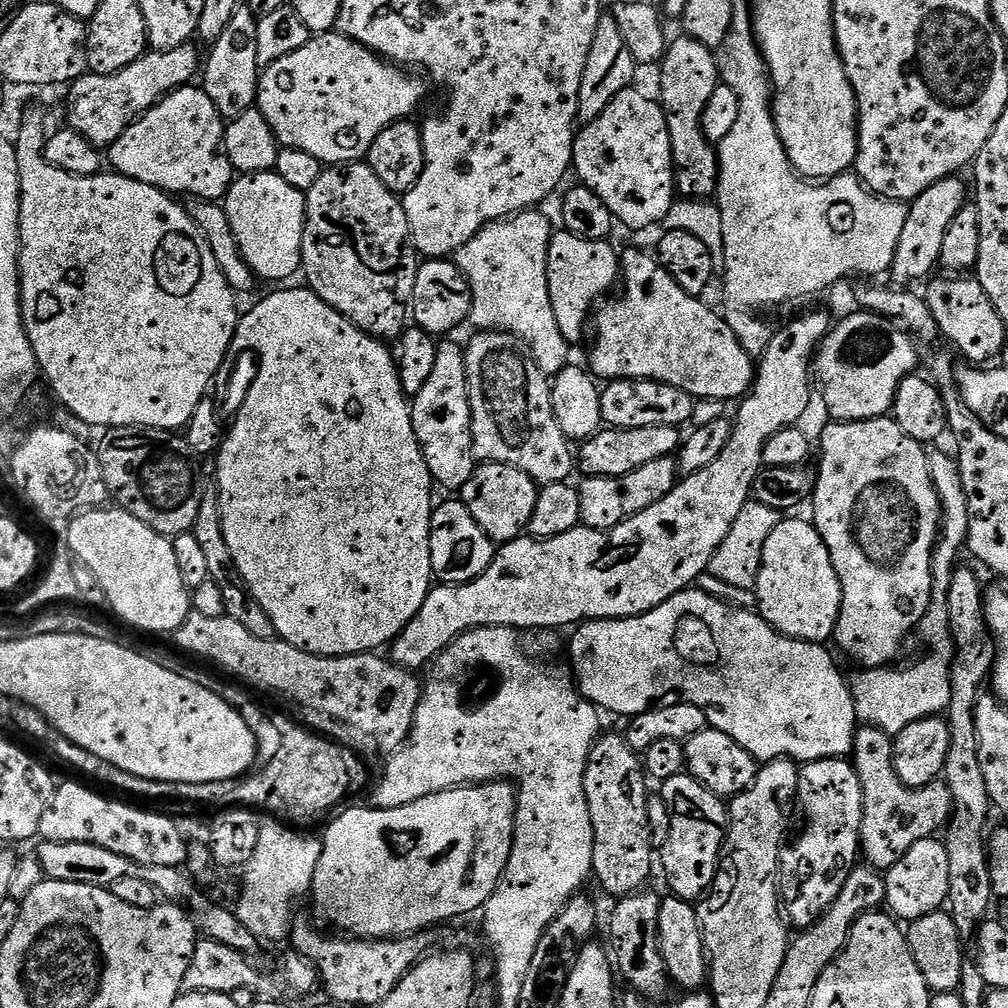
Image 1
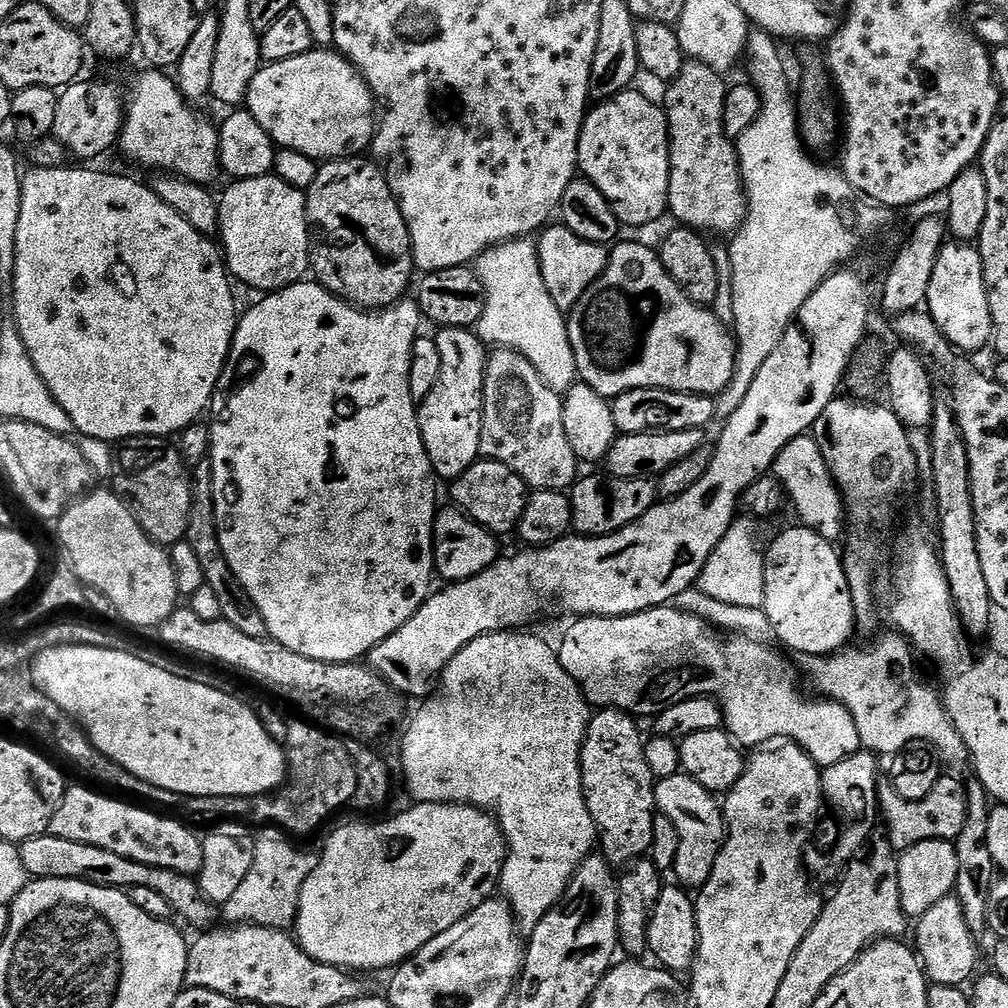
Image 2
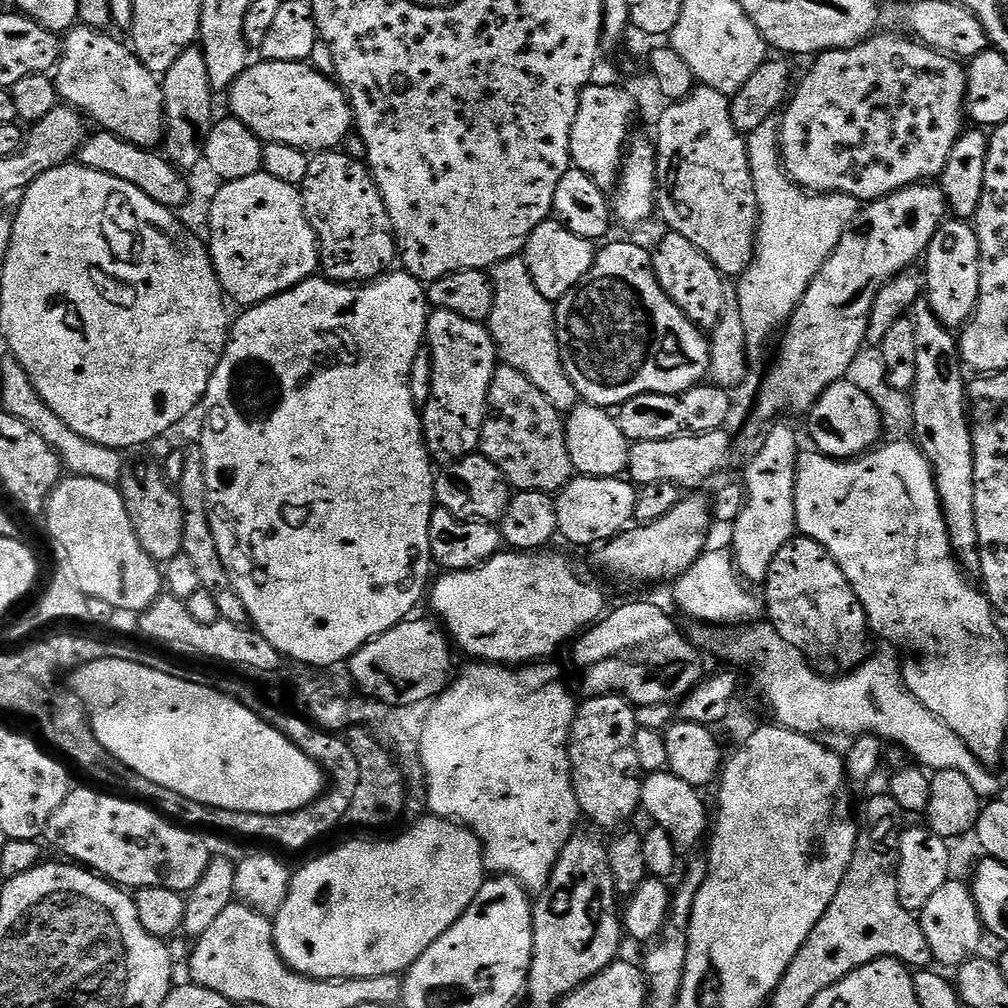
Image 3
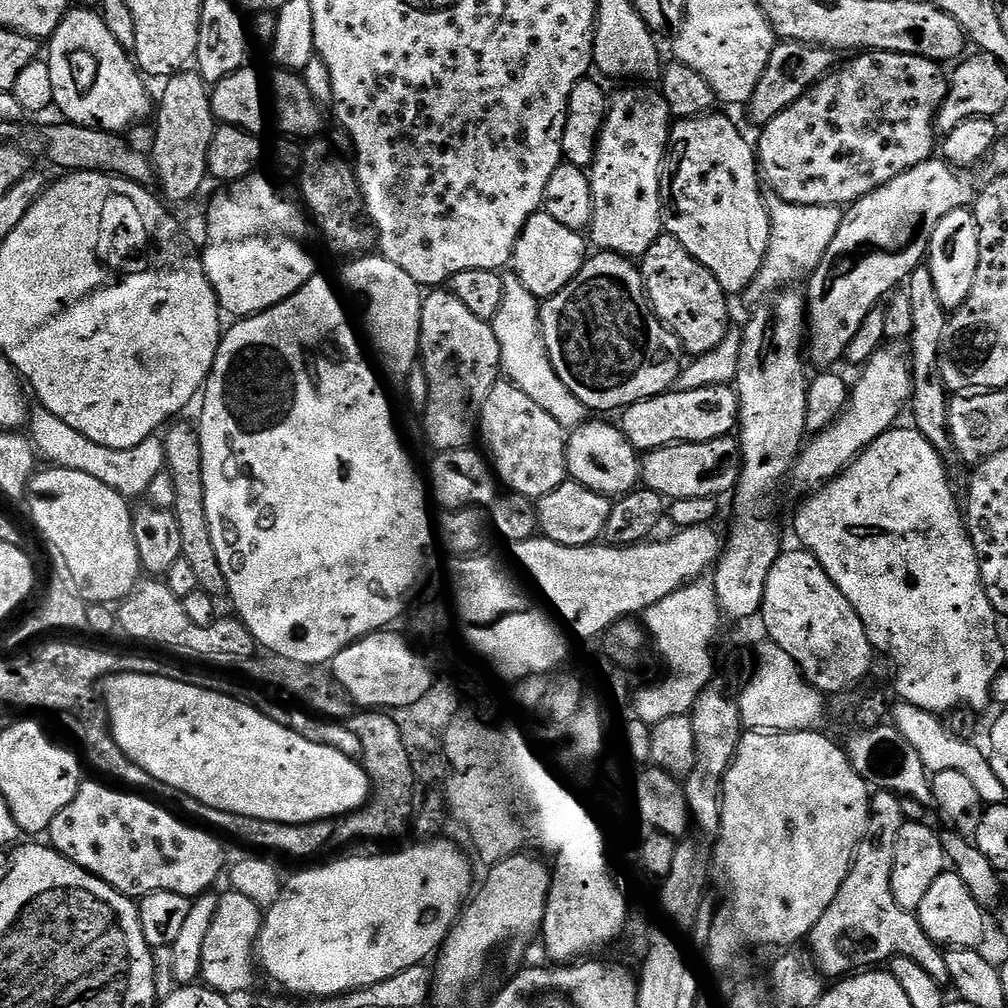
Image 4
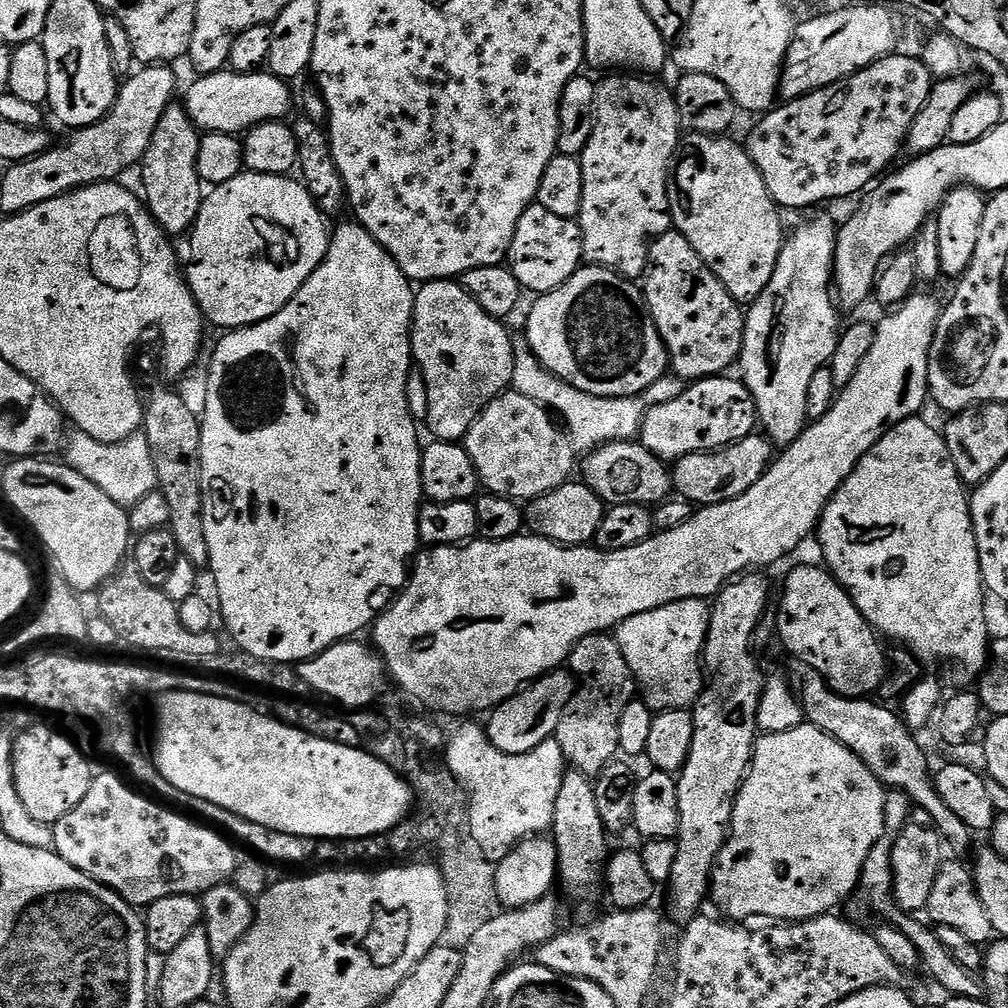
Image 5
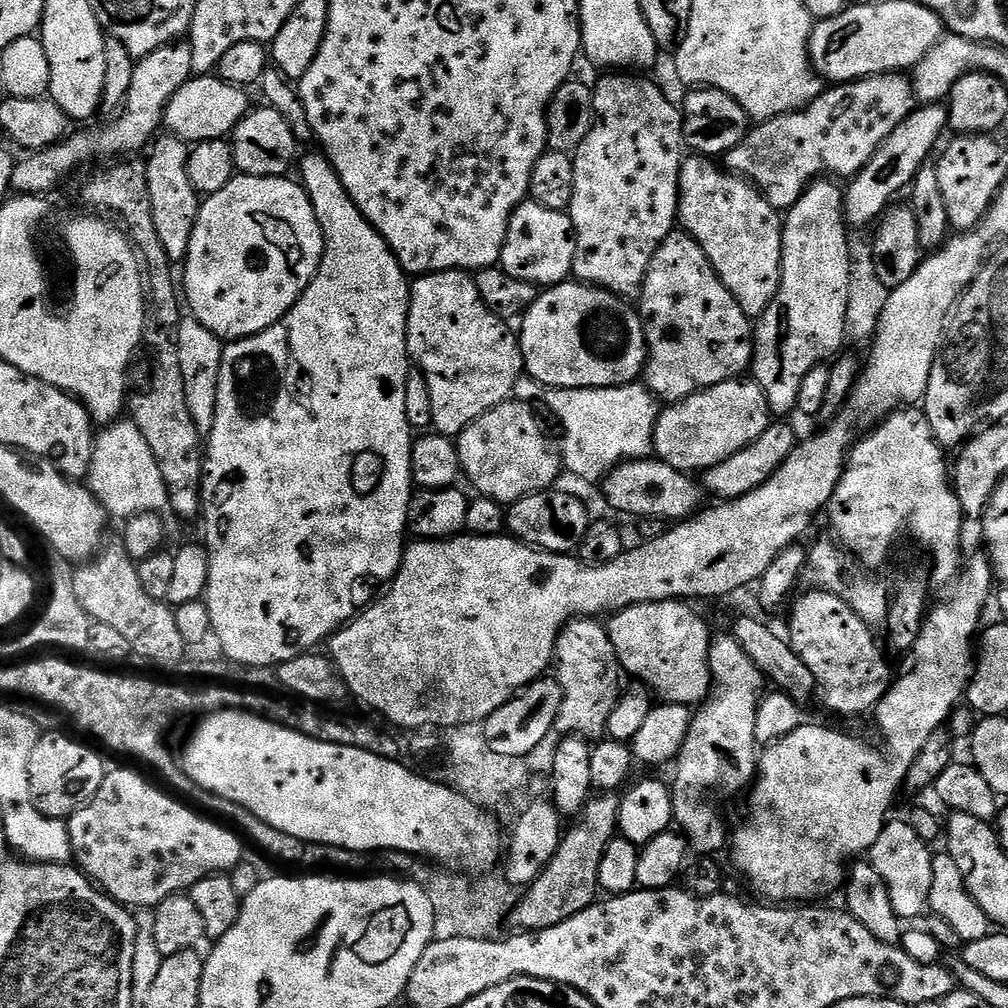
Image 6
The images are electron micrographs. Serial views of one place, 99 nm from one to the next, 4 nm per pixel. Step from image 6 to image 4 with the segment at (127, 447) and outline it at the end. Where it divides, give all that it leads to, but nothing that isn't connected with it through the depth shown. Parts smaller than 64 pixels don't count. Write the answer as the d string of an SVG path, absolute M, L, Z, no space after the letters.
M39 406L29 411L26 428L35 451L43 459L45 456L49 465L90 474L90 478L98 478L98 482L106 482L106 486L110 486L119 496L125 498L143 497L148 491L150 482L154 482L158 473L165 471L166 468L164 441L159 435L138 442L138 446L130 450L114 450L110 446L98 446L98 442L90 442L86 434L78 434L78 430L66 426L62 418L50 414L50 410Z

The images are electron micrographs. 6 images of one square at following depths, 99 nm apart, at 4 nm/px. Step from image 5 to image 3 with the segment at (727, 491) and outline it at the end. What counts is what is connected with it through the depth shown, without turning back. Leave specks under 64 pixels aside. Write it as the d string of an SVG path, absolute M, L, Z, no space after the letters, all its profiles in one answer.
M715 428L709 432L689 432L683 436L666 438L665 440L637 440L628 450L627 475L633 484L643 486L645 484L676 484L684 490L696 490L699 484L704 484L724 463L732 452L731 431L724 428Z

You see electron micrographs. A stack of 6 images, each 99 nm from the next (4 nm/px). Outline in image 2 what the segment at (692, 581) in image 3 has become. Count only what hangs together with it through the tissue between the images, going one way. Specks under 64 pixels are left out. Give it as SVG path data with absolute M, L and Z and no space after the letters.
M743 518L733 520L722 542L710 554L706 566L700 571L698 590L711 600L743 608L763 608L766 598L766 574L764 552L756 545L756 532L752 524Z

